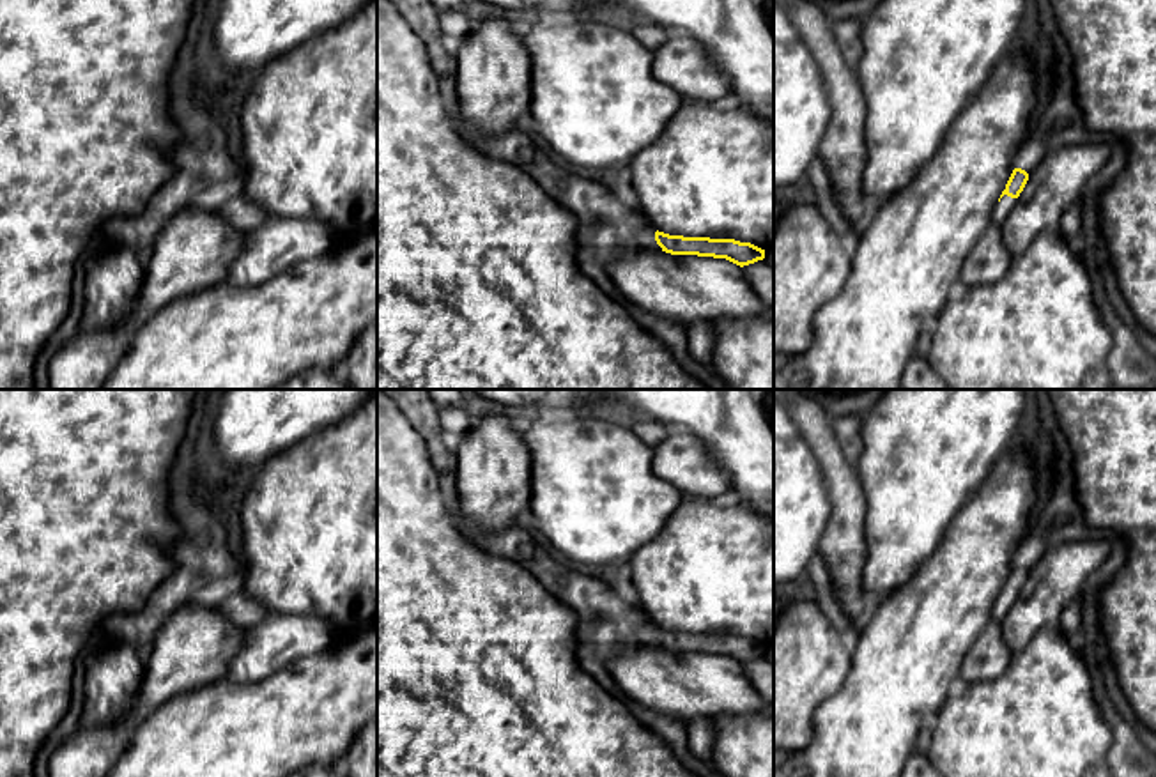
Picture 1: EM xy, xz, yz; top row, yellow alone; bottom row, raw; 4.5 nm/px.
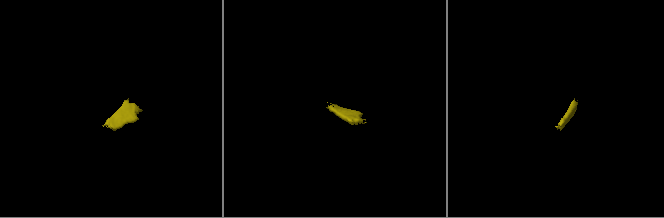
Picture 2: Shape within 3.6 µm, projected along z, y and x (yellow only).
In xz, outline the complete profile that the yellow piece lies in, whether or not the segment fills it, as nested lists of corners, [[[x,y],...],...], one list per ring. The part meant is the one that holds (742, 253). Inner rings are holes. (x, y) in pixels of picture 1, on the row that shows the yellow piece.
[[[657,230],[655,241],[662,251],[671,255],[726,258],[740,267],[765,258],[765,250],[735,239],[683,237]]]

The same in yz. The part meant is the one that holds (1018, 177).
[[[1014,168],[1006,189],[1000,195],[1000,200],[997,202],[993,212],[991,212],[991,225],[1002,227],[1002,223],[1007,219],[1009,212],[1018,202],[1020,193],[1023,191],[1025,184],[1029,181],[1029,173],[1021,168]]]

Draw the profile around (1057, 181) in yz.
[[[1076,143],[1052,149],[1044,159],[1029,173],[1029,181],[1016,205],[1002,223],[1004,242],[1013,258],[1021,255],[1043,232],[1055,230],[1067,207],[1071,207],[1087,184],[1110,156],[1106,143]]]

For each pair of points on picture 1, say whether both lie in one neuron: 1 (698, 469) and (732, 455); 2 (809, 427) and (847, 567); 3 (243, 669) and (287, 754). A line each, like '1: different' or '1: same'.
1: different
2: same
3: different

